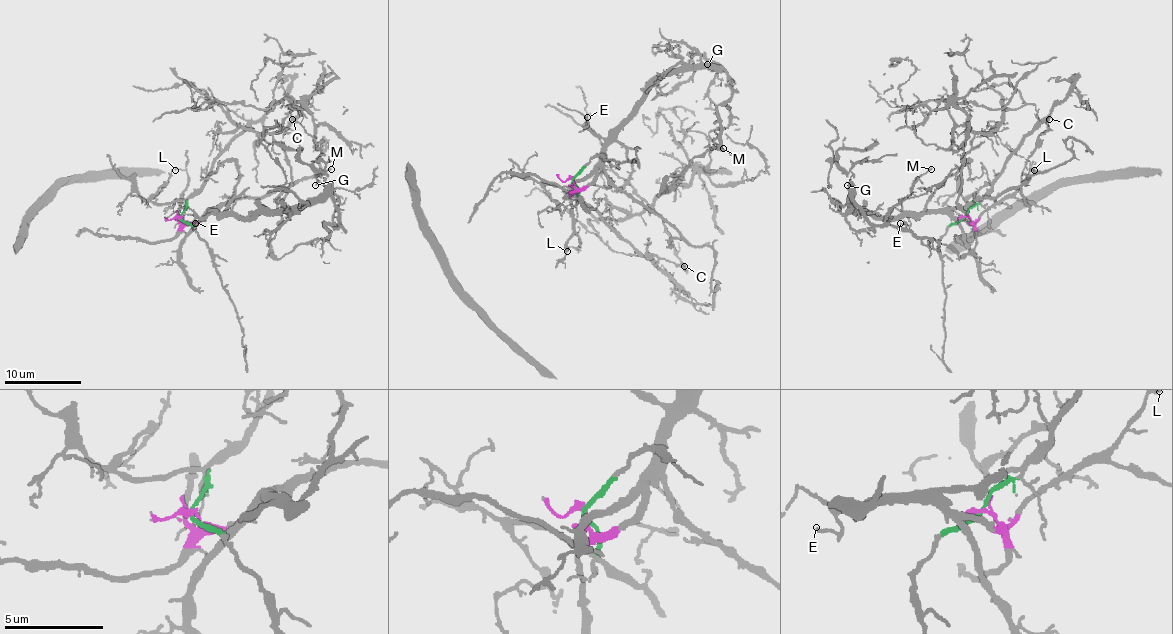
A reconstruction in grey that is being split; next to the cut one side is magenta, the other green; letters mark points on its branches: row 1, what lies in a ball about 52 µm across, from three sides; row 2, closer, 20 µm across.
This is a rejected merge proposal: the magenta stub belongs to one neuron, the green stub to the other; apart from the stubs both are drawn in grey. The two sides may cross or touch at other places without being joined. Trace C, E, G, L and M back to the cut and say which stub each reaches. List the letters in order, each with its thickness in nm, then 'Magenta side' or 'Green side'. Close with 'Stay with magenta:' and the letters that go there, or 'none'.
C: Thickness 130 nm. Green side
E: Thickness 140 nm. Magenta side
G: Thickness 130 nm. Magenta side
L: Thickness 100 nm. Magenta side
M: Thickness 120 nm. Magenta side
Stay with magenta: E, G, L, M

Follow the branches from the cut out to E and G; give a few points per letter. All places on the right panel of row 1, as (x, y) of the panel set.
E: (963, 216), (971, 222), (950, 218), (944, 212), (913, 216), (909, 226), (900, 222)
G: (963, 216), (971, 222), (950, 218), (944, 212), (877, 216), (852, 205), (848, 174), (852, 174), (848, 185)

